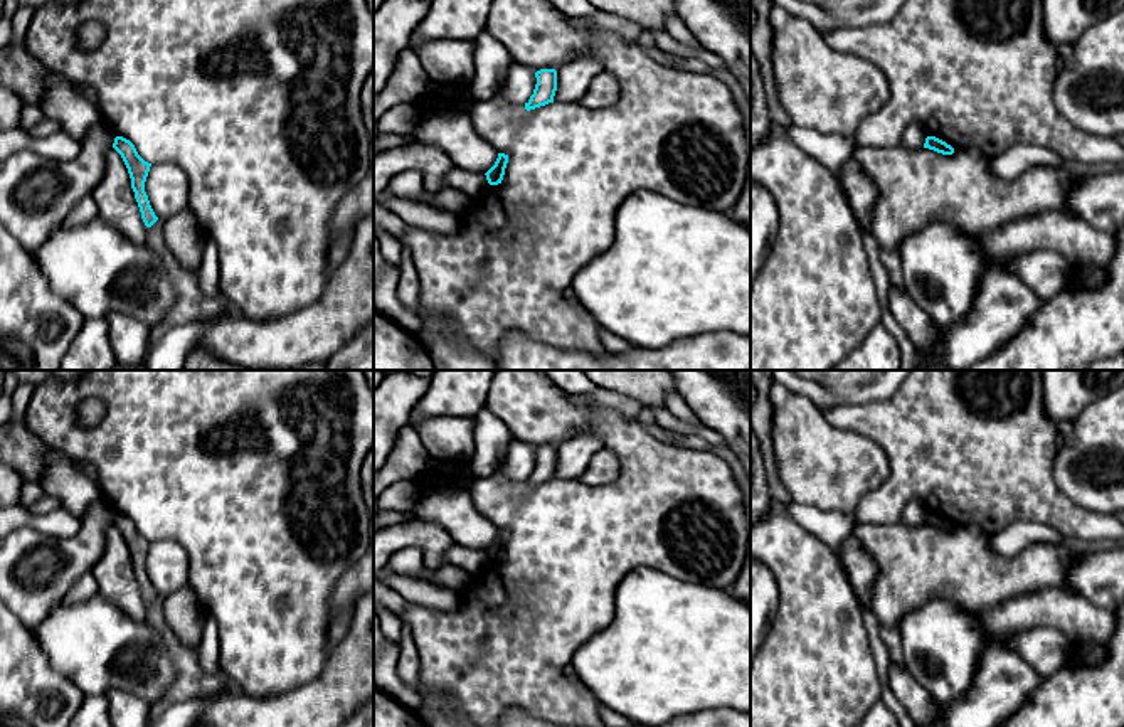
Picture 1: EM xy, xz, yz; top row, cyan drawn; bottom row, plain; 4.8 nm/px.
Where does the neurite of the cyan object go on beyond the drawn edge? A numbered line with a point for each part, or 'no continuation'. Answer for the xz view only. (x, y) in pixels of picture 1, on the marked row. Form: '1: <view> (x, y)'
no continuation

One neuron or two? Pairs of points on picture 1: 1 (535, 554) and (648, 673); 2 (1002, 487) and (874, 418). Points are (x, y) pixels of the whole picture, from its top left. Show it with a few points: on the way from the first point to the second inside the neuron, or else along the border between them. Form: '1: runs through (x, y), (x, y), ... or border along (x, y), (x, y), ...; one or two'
1: border along (615, 589), (613, 618), (574, 653); two
2: runs through (970, 455), (944, 429), (906, 426); one

